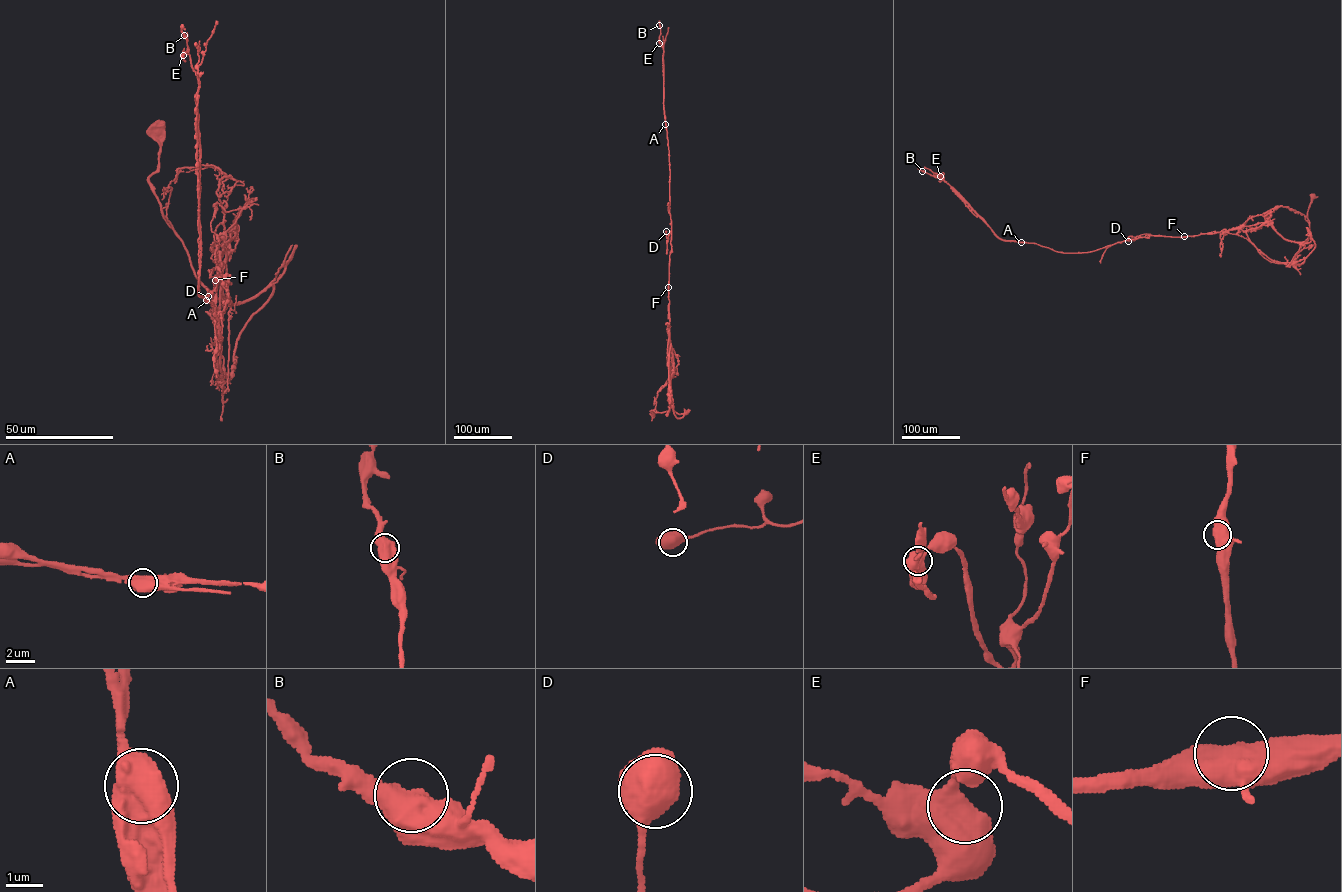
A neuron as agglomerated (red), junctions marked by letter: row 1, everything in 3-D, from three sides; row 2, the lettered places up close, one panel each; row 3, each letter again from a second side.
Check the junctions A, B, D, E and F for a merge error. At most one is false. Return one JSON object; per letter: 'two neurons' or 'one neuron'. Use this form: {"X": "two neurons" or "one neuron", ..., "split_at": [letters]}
{"A": "two neurons", "B": "one neuron", "D": "one neuron", "E": "one neuron", "F": "one neuron", "split_at": ["A"]}

